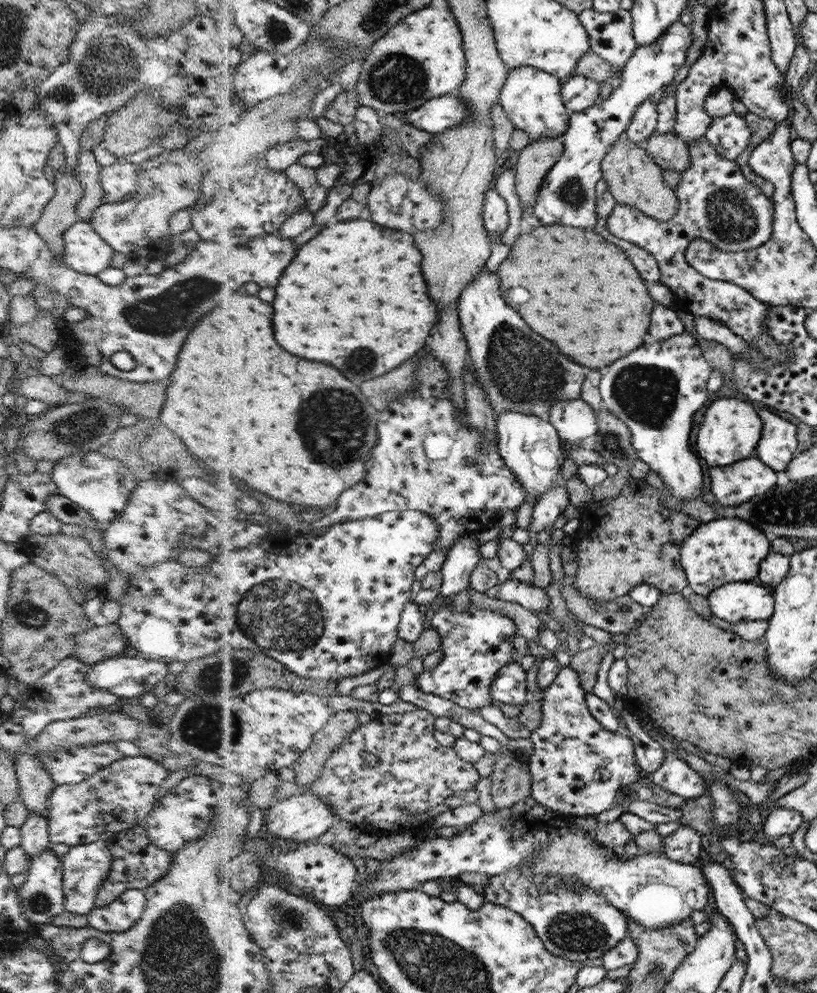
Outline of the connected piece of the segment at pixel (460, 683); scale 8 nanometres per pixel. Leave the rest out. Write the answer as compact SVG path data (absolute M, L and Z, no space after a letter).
M454 604L444 605L435 614L432 628L443 638L443 659L433 671L418 676L419 688L430 694L447 698L473 711L492 704L492 684L498 672L514 660L514 634L516 624L512 618L484 606L470 604L468 610L456 610Z

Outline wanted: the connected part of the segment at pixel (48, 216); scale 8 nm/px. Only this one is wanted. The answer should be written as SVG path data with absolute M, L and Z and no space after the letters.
M66 164L64 167L63 173L55 174L54 196L44 207L40 220L32 226L46 242L46 246L52 248L58 260L63 260L63 234L78 221L76 205L84 197L84 188L76 178L76 170L68 170Z

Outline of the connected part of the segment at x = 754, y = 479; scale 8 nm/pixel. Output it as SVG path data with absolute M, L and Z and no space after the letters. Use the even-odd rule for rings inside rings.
M750 458L726 468L711 467L710 486L716 502L725 507L738 505L769 491L776 484L776 472L762 462Z

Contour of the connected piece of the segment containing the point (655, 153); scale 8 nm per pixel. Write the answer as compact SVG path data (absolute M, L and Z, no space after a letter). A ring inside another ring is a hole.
M655 130L644 146L653 160L664 170L682 172L690 165L690 150L676 134L658 134Z

